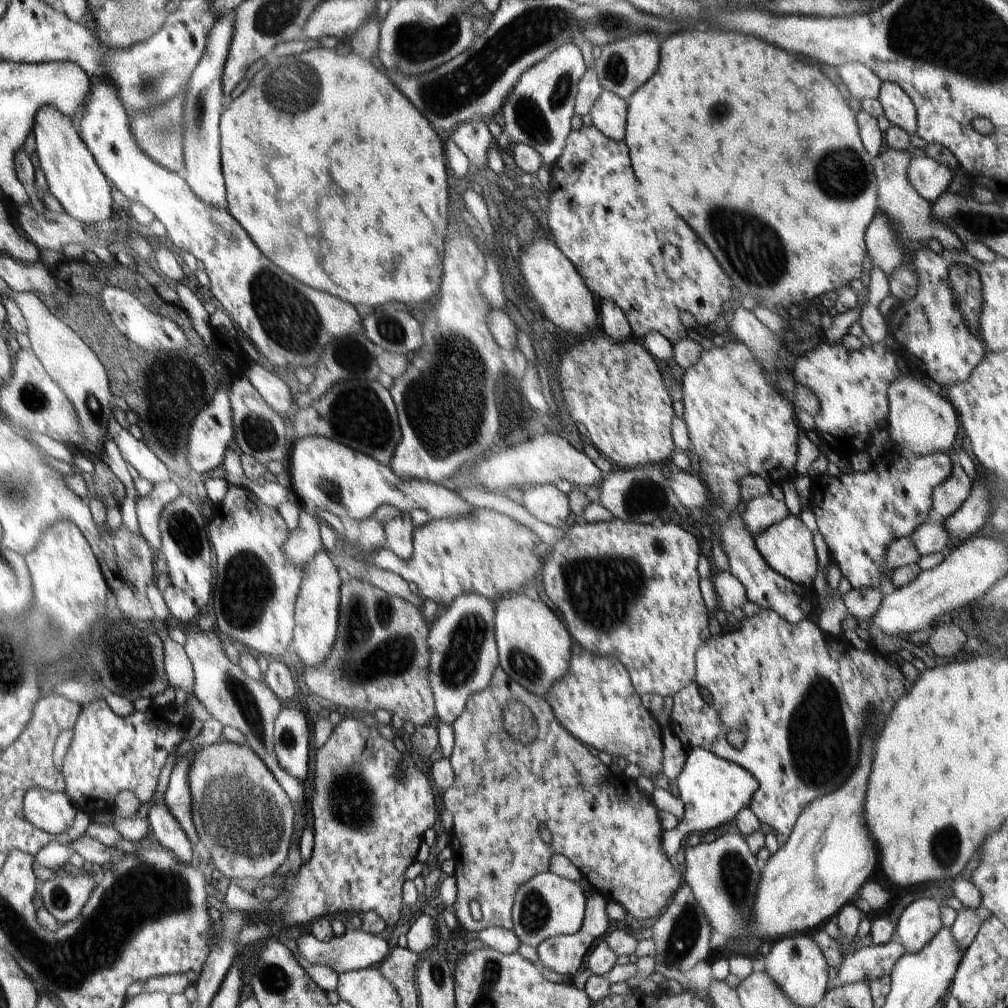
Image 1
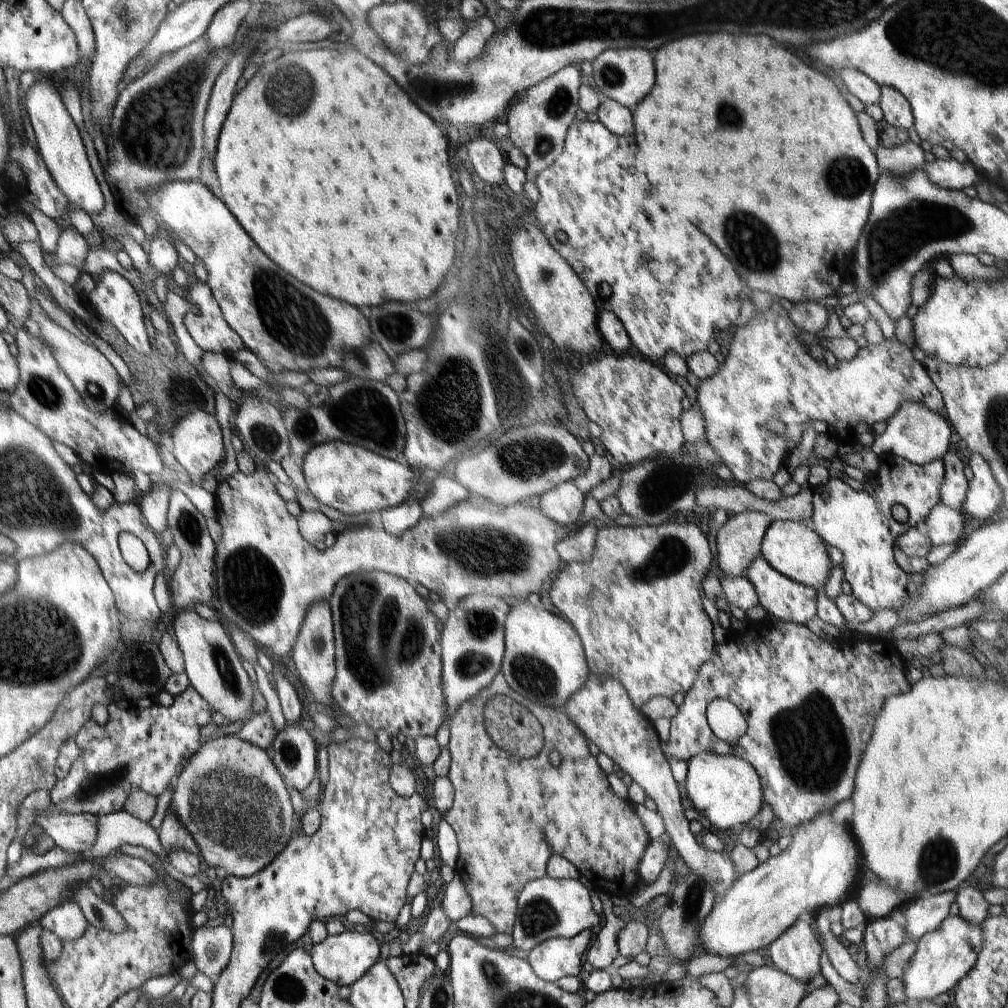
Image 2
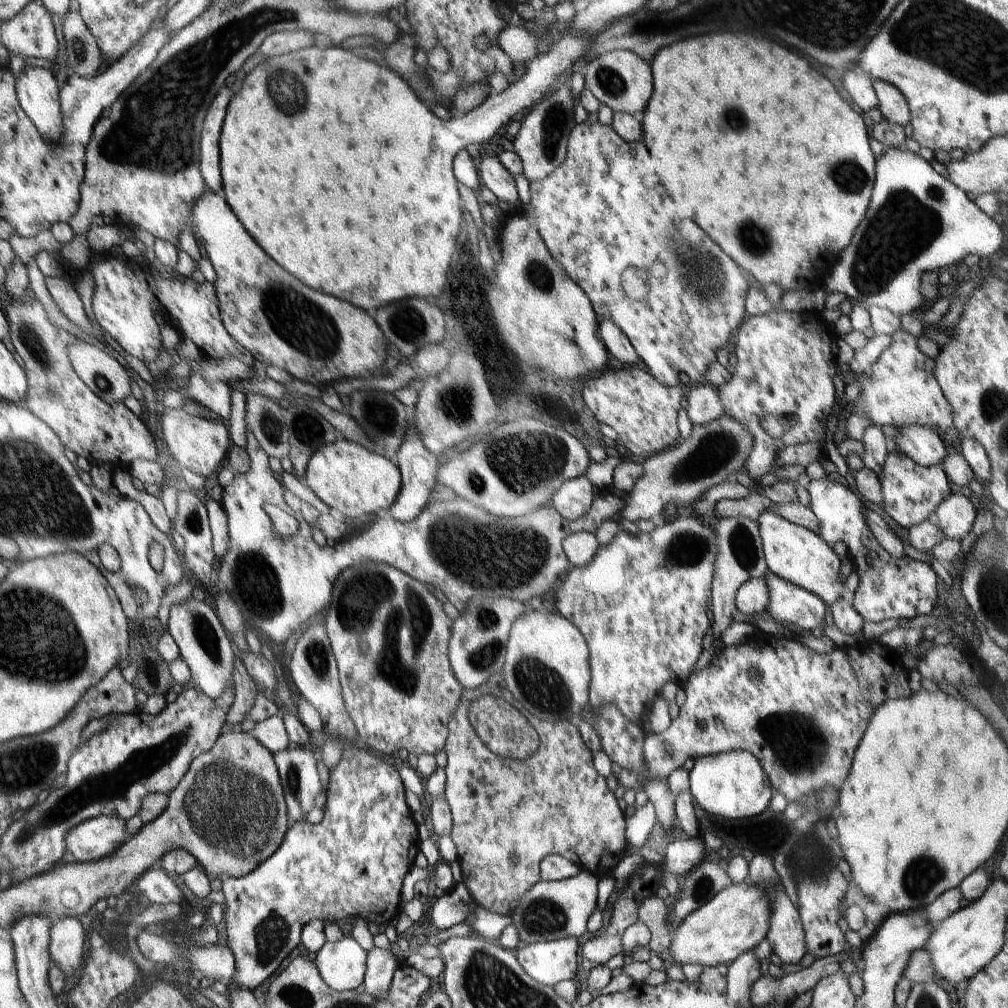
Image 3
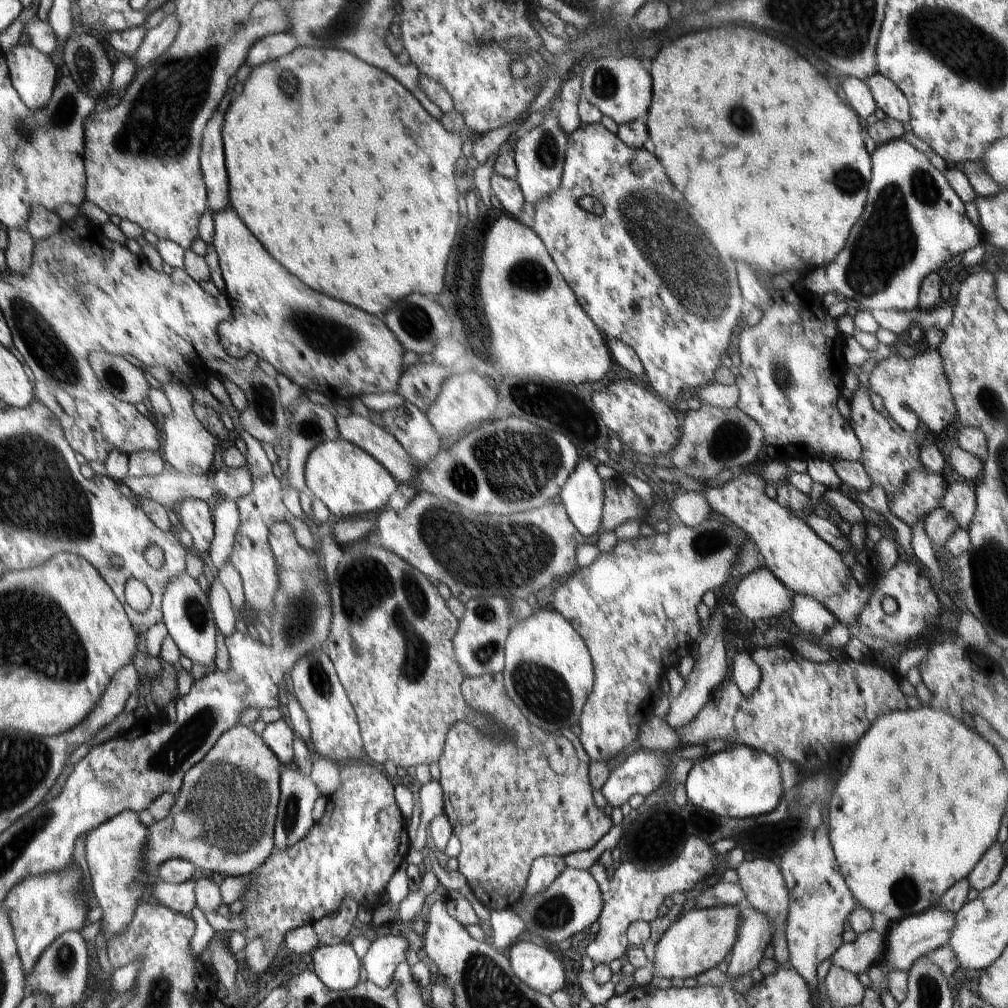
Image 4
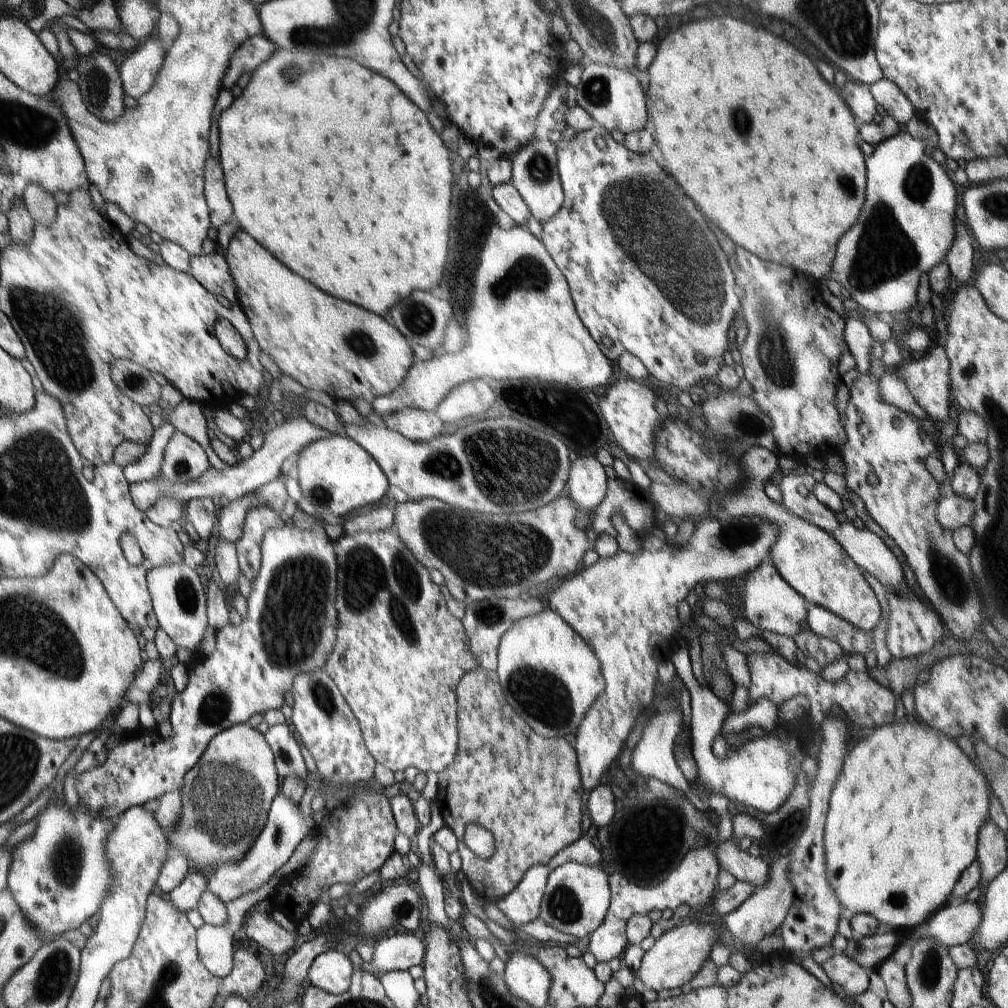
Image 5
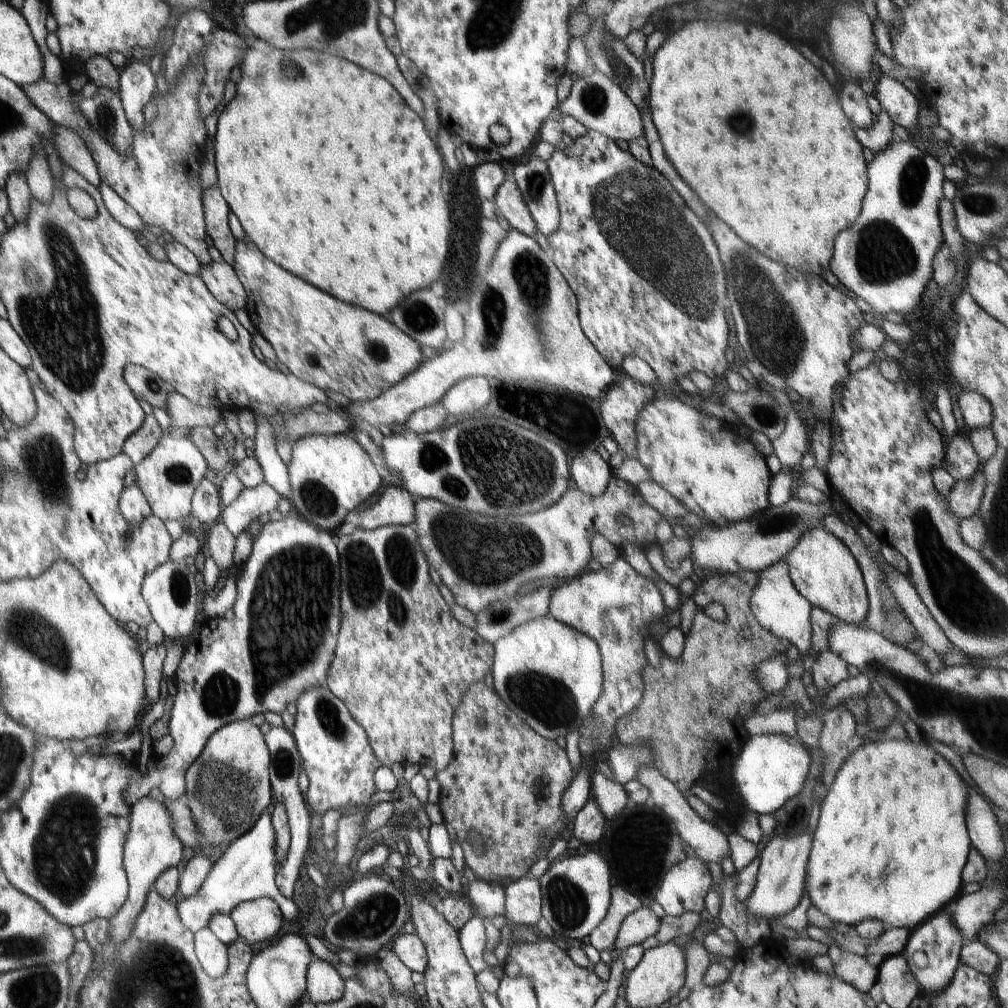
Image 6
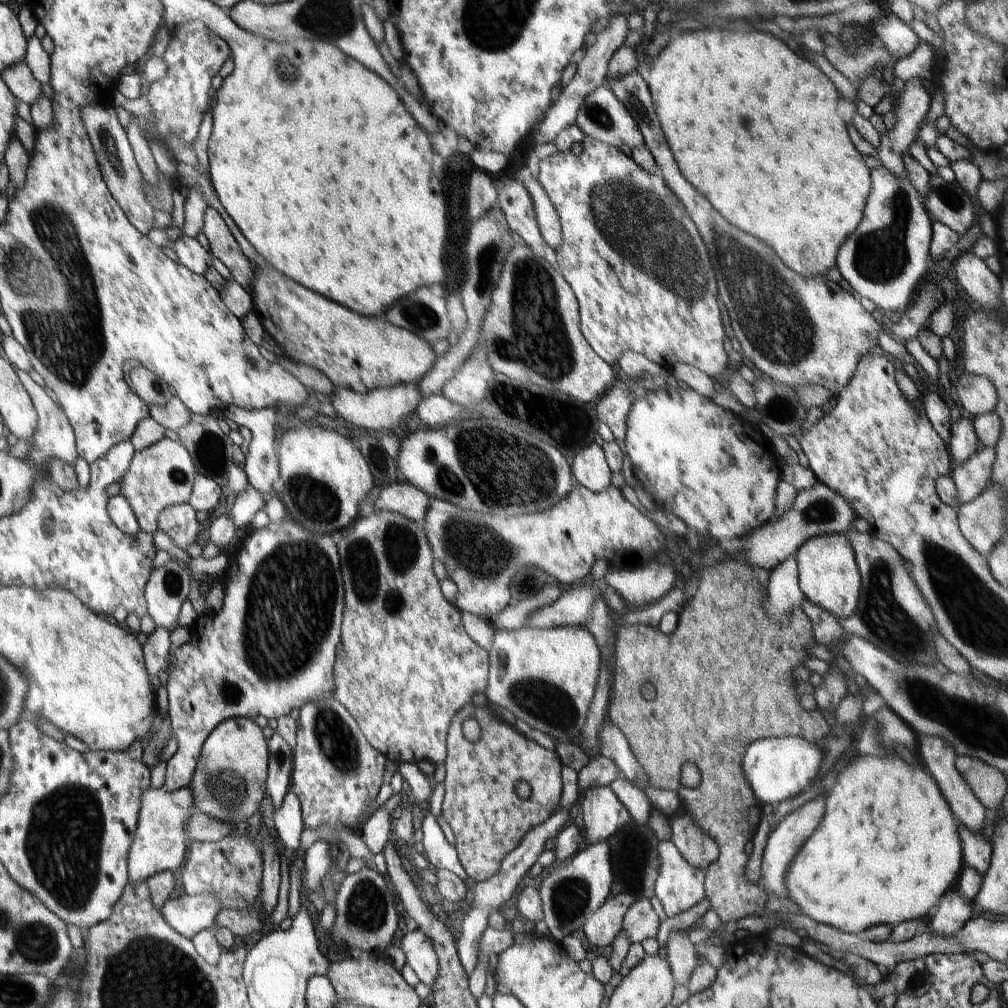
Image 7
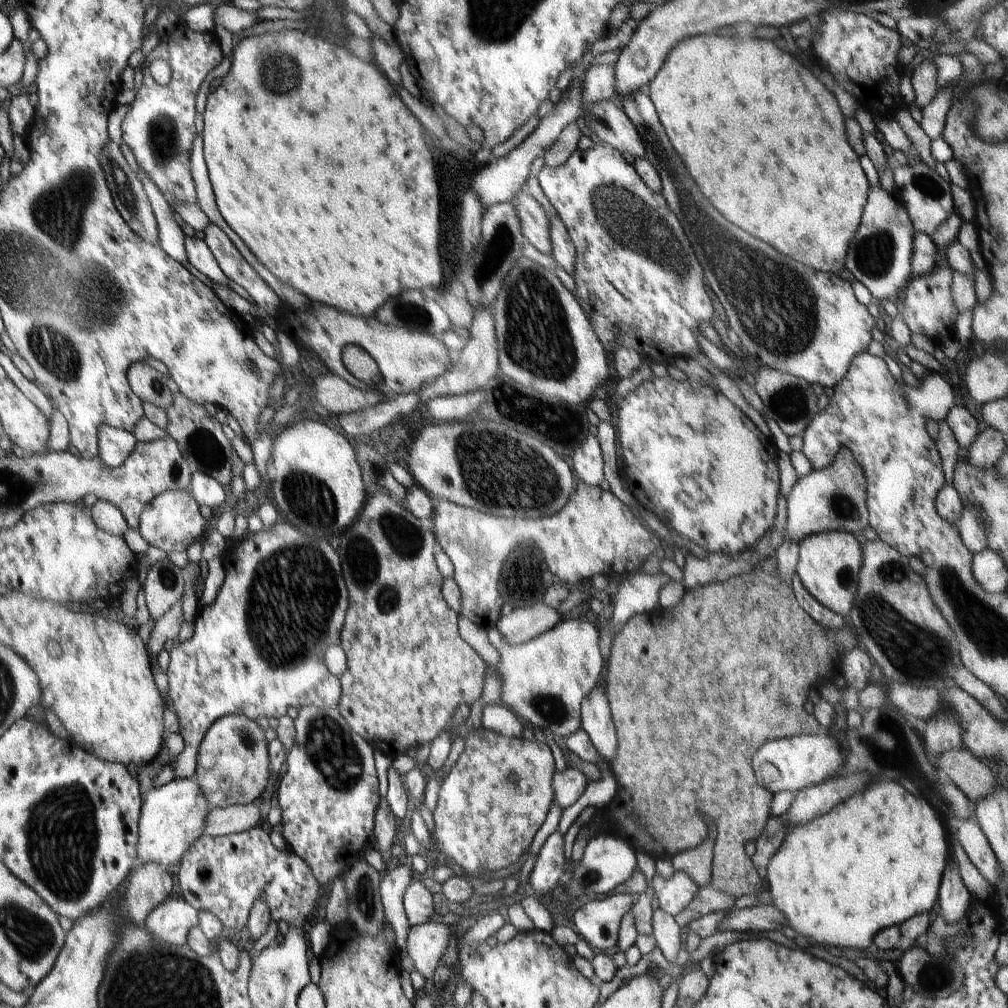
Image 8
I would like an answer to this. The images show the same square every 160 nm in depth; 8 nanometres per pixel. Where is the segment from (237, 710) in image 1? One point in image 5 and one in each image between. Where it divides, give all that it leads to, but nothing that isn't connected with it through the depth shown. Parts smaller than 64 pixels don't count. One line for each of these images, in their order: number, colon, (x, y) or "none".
2: (215, 670)
3: (207, 652)
4: (189, 620)
5: (178, 599)

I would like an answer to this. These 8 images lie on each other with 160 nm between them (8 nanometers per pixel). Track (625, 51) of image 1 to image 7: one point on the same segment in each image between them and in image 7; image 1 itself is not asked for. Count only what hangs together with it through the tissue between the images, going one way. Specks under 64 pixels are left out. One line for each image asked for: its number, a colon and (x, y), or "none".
2: (626, 75)
3: (621, 80)
4: (621, 87)
5: (615, 99)
6: (599, 104)
7: (602, 116)

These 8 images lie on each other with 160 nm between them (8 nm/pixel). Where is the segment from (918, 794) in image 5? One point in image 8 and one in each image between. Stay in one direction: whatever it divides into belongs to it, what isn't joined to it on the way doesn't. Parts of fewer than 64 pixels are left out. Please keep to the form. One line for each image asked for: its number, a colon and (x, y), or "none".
6: (891, 843)
7: (905, 853)
8: (874, 861)

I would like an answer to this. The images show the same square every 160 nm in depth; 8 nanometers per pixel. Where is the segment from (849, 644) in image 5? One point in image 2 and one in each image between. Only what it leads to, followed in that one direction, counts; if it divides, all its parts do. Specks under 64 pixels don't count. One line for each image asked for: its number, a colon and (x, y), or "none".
2: (782, 598)
3: (787, 602)
4: (808, 615)

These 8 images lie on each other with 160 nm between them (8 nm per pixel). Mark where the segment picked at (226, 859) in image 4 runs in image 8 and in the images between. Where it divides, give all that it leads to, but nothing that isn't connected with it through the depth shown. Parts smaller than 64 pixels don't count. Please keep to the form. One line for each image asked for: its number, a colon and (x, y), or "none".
5: (226, 797)
6: (228, 788)
7: (229, 781)
8: (233, 768)

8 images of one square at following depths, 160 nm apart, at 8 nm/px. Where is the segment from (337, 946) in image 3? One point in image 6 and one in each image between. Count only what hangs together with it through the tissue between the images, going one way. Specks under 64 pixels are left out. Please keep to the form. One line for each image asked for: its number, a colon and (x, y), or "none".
4: (337, 966)
5: (331, 971)
6: (324, 985)

